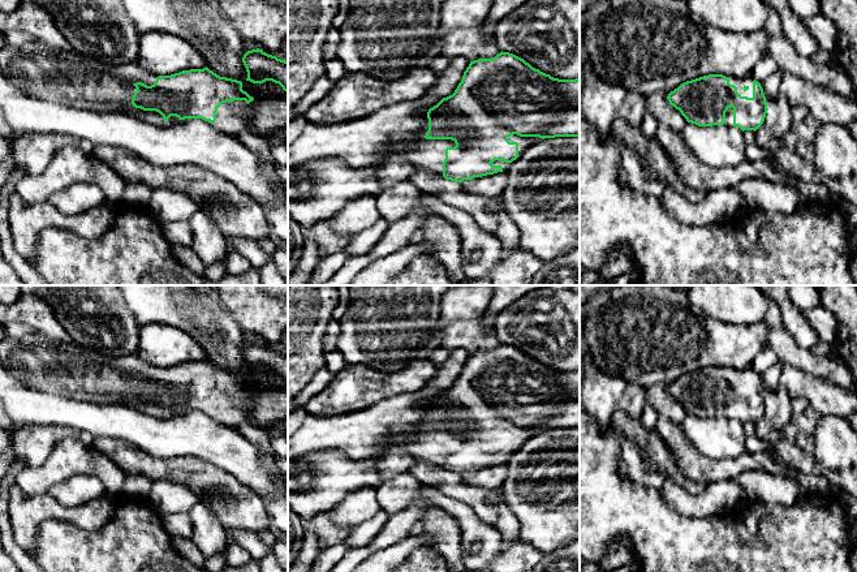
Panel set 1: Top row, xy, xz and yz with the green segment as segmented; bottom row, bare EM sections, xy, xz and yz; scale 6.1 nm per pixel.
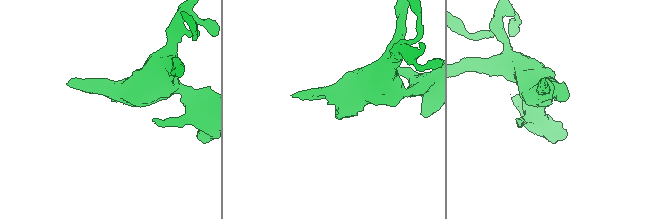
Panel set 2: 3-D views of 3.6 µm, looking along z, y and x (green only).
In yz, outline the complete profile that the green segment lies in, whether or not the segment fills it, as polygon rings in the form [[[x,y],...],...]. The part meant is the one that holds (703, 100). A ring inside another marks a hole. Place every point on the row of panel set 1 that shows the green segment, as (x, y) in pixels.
[[[709,74],[681,83],[667,96],[688,122],[757,130],[768,111],[763,89],[752,76]]]

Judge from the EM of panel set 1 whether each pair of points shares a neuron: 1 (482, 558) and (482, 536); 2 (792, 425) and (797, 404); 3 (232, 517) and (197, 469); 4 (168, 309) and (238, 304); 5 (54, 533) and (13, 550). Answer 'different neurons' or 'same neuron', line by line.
1: same neuron
2: different neurons
3: same neuron
4: different neurons
5: different neurons

